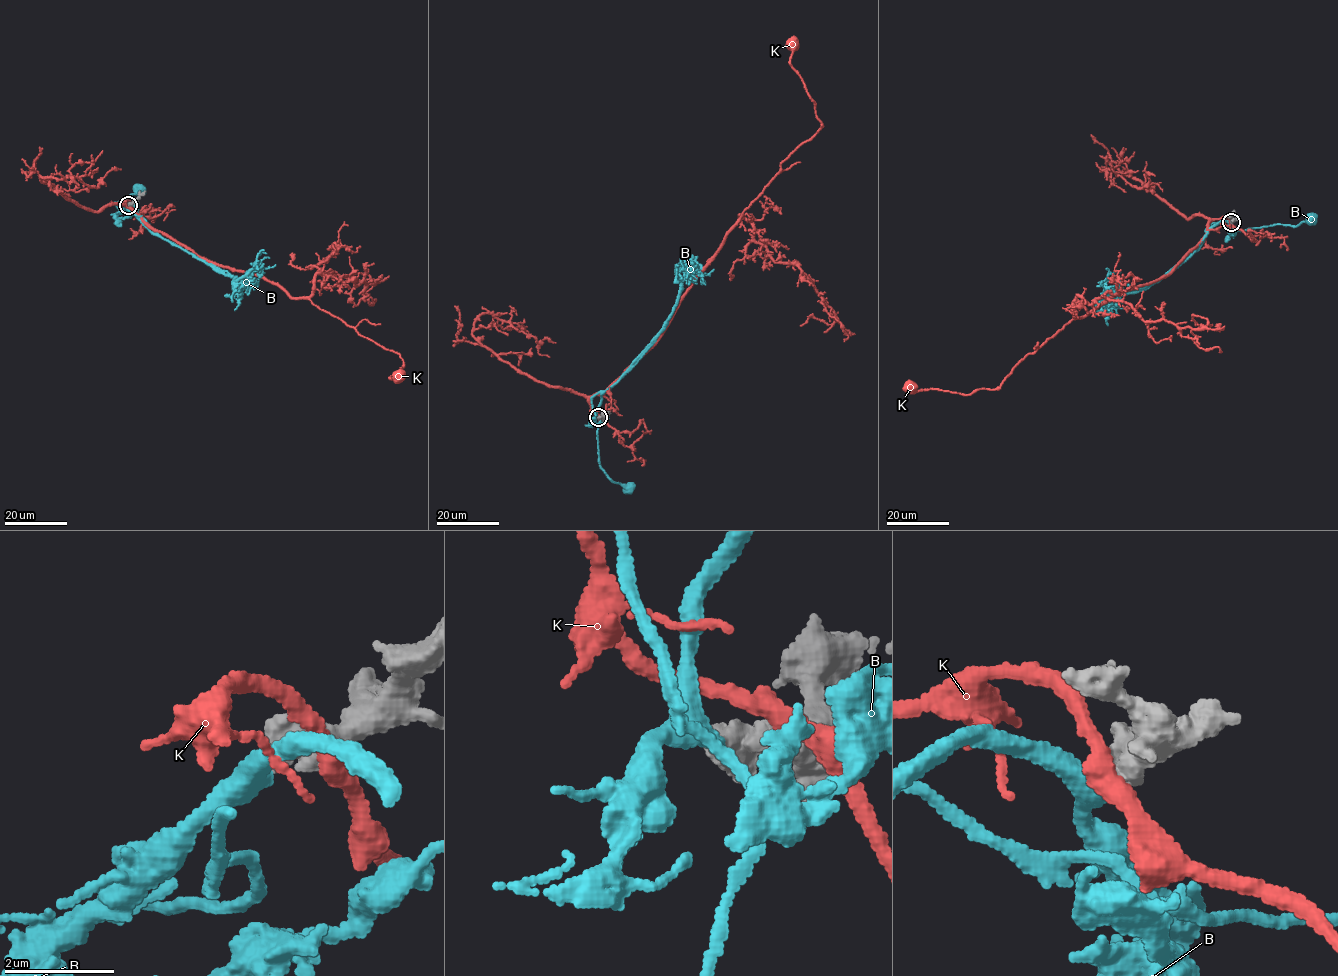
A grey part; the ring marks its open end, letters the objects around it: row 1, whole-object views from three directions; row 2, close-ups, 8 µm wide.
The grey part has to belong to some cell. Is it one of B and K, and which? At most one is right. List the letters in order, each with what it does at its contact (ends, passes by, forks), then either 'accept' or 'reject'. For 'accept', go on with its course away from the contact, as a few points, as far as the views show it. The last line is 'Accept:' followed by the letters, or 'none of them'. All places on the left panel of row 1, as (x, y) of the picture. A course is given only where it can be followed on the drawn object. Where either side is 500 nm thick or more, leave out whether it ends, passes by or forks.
B: accept; it runs (128, 205), (117, 214), (118, 218), (124, 217), (127, 213), (120, 212), (114, 202), (135, 194), (139, 190)
K: reject
Accept: B

